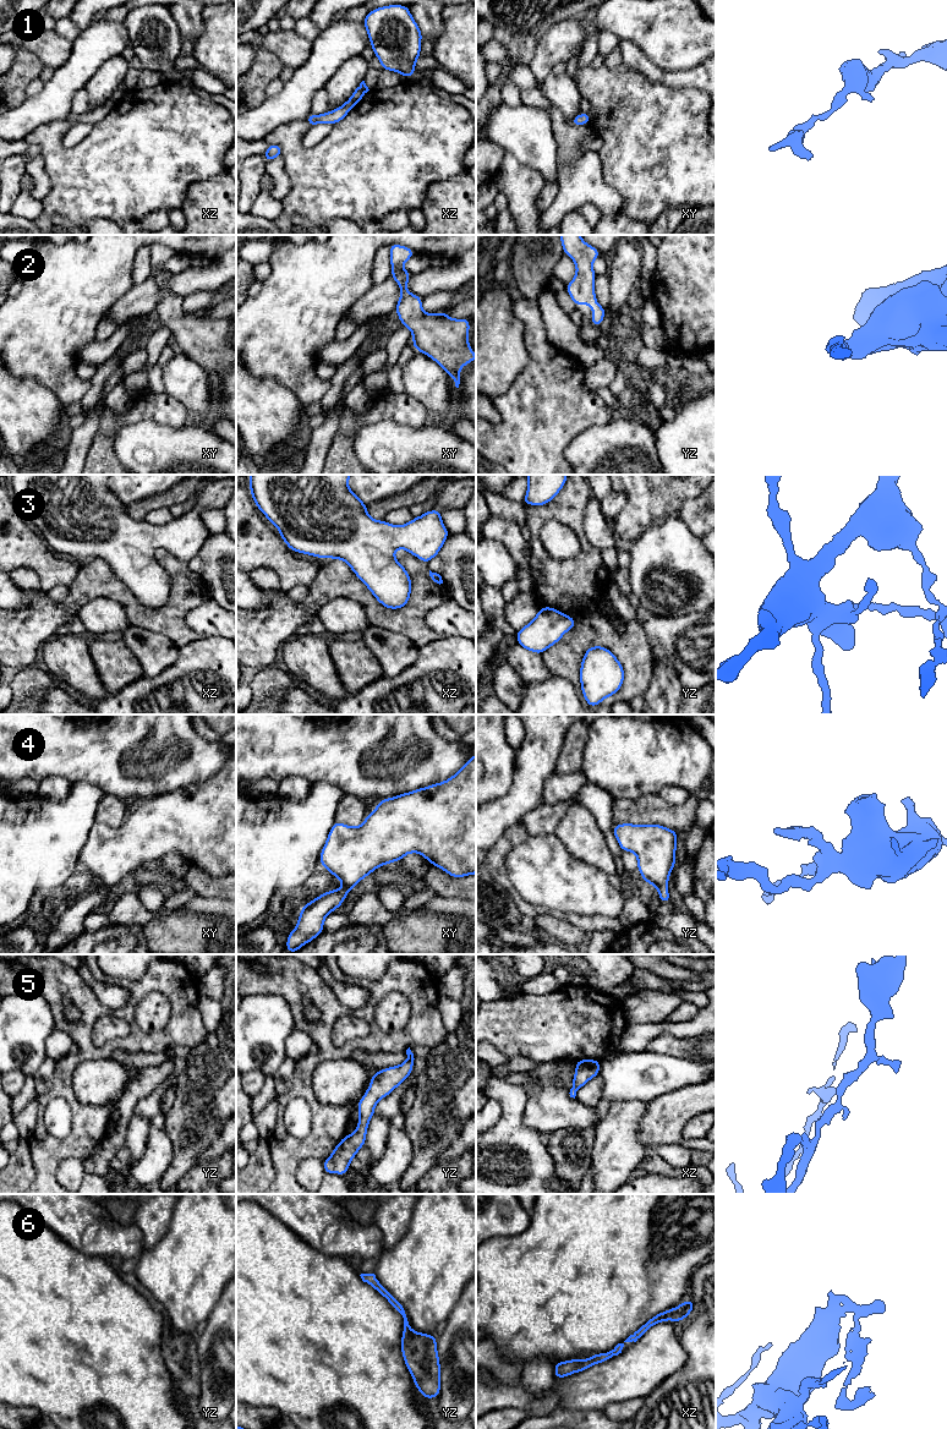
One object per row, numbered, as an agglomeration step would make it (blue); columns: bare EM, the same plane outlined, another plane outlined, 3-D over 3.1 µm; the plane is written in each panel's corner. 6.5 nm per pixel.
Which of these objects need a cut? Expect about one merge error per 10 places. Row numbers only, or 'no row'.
no row

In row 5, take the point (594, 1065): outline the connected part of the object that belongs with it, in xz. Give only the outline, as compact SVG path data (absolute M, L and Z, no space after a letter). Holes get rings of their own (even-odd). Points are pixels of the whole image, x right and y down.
M580 1060L575 1062L576 1072L573 1078L573 1088L570 1089L570 1097L576 1096L576 1091L584 1086L590 1079L600 1074L601 1061L597 1060Z

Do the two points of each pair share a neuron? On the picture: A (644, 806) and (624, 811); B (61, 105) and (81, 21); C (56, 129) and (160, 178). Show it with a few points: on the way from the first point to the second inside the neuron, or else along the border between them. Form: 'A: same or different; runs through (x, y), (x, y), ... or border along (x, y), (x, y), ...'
A: same; runs through (639, 811), (629, 811)
B: different; border along (93, 21), (82, 31)
C: same; runs through (70, 159), (82, 171), (130, 171)

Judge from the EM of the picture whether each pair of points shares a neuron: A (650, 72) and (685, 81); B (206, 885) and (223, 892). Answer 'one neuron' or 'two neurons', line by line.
A: one neuron
B: one neuron

